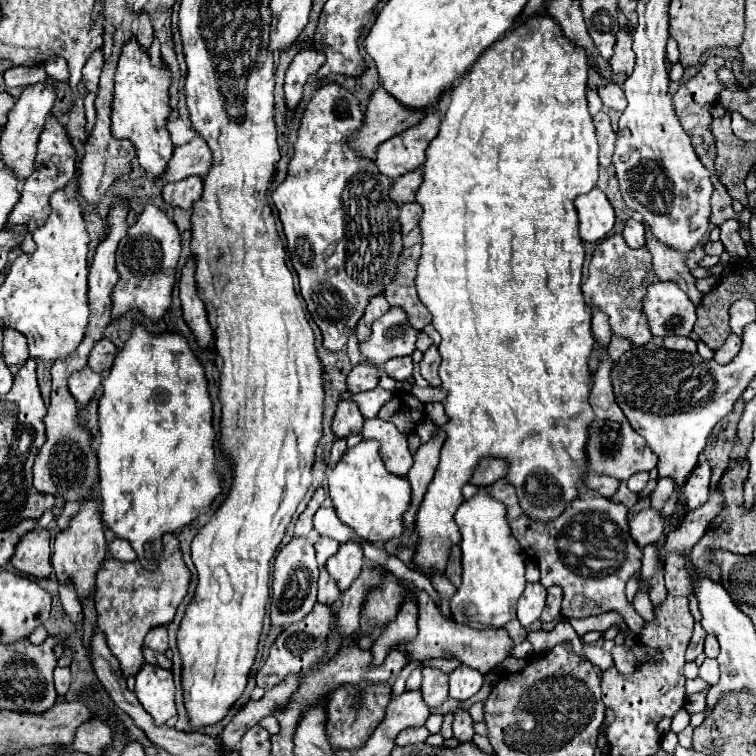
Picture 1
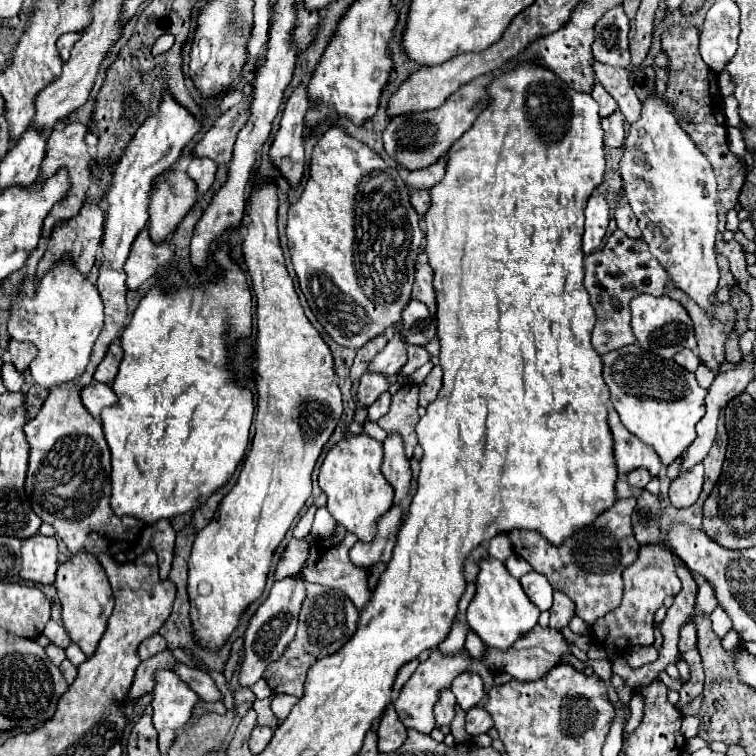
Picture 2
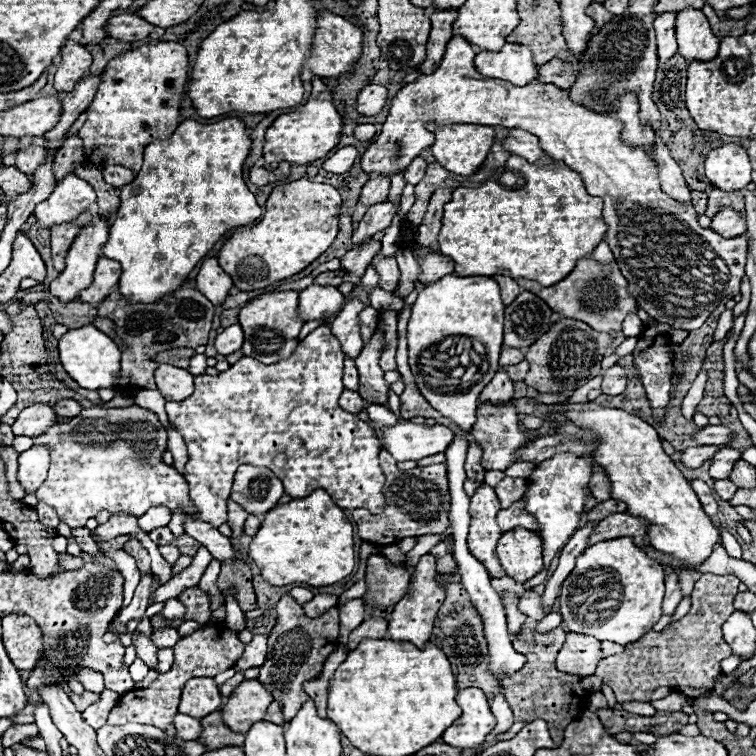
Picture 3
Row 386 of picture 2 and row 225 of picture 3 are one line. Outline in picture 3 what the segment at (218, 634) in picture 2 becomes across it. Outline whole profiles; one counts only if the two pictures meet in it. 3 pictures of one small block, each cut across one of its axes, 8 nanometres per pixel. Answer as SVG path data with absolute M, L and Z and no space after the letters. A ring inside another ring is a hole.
M300 178L274 188L266 200L266 212L262 220L246 232L232 234L224 242L218 260L210 258L200 266L196 278L198 290L212 304L222 304L232 286L236 286L242 292L248 292L266 288L270 282L284 280L302 272L336 240L338 216L340 194L328 184ZM218 262L222 268L218 266Z

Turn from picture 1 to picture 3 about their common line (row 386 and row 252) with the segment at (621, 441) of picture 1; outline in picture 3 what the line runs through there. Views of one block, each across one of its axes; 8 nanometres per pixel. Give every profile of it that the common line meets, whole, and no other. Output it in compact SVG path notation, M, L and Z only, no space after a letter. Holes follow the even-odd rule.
M602 240L602 242L596 246L596 250L590 254L590 258L596 260L596 262L602 262L602 264L610 264L610 262L614 262L612 250L610 250L610 246L606 244L606 240Z

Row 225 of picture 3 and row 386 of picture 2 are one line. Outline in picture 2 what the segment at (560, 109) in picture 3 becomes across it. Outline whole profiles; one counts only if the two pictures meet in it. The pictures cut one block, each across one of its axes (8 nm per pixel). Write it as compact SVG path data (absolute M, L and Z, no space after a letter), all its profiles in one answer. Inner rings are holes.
M638 344L602 356L602 364L604 382L610 388L610 400L620 414L622 424L652 446L662 464L672 464L694 442L694 426L704 416L706 390L696 384L692 372L686 372L674 360L658 360L658 356L642 352Z

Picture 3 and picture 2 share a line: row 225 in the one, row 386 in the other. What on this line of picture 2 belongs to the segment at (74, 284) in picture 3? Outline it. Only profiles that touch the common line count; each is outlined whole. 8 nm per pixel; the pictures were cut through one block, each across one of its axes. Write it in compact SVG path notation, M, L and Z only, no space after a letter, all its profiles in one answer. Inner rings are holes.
M92 382L88 388L82 390L82 404L86 406L86 410L94 418L100 418L100 412L106 406L116 406L118 404L118 396L114 394L114 390L108 384Z

